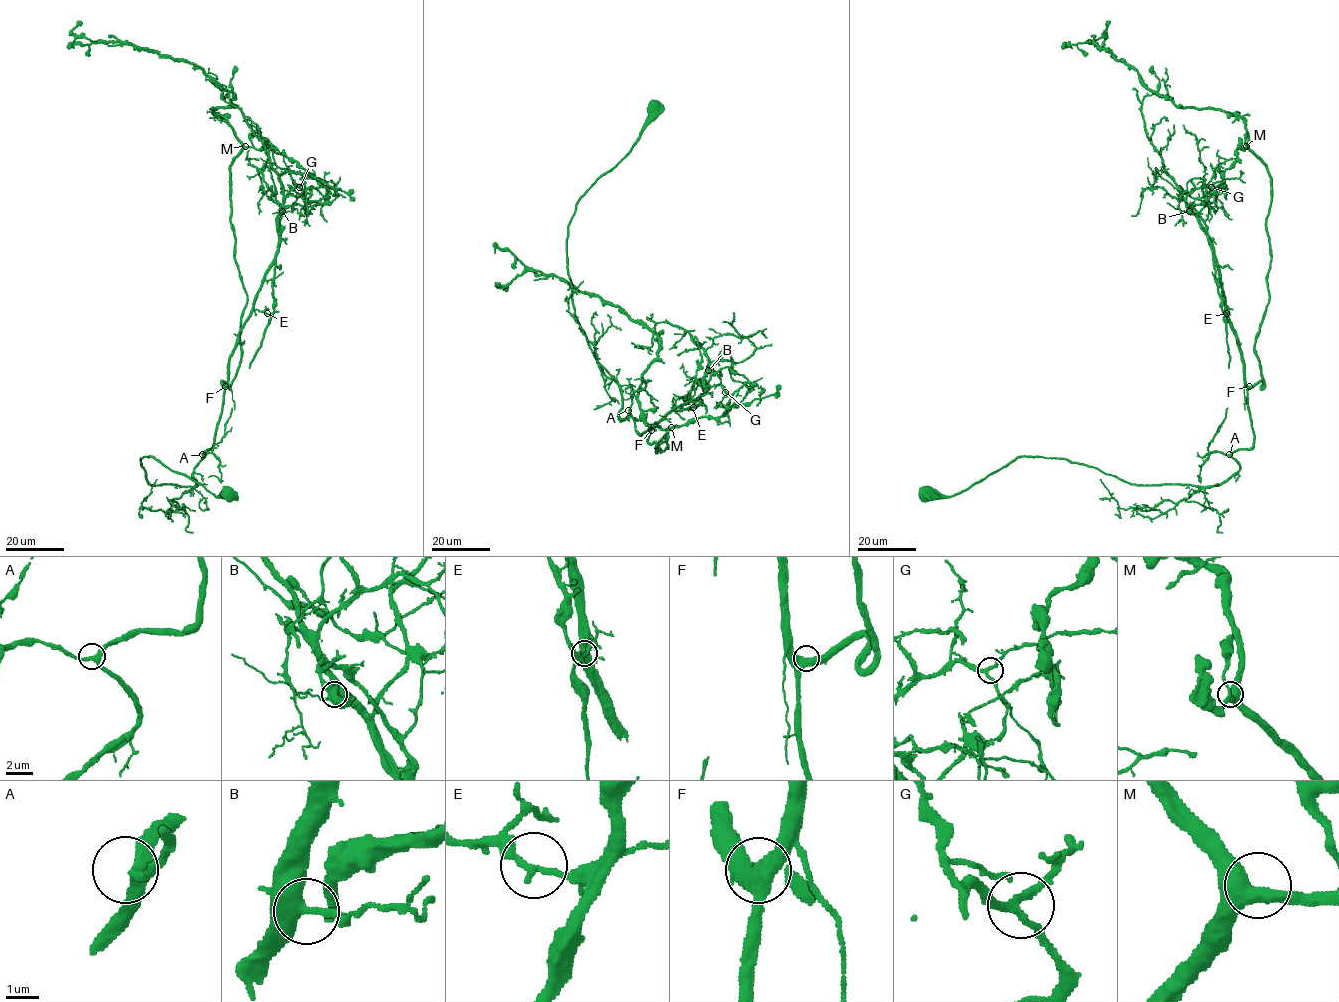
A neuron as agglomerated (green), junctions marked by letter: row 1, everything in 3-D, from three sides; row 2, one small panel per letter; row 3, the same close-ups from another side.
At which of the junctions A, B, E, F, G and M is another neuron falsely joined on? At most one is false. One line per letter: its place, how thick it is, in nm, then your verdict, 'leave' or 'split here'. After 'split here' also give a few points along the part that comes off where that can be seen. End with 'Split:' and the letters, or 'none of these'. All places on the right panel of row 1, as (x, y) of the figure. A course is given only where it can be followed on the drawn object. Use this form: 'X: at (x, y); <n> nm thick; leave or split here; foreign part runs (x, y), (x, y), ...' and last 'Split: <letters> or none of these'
A: at (1229, 454); 320 nm thick; leave
B: at (1189, 211); 400 nm thick; leave
E: at (1226, 313); 200 nm thick; split here; foreign part runs (1226, 313), (1207, 225), (1191, 206), (1186, 206), (1199, 204), (1224, 186), (1226, 198), (1226, 184)
F: at (1249, 386); 500 nm thick; leave
G: at (1211, 187); 200 nm thick; leave
M: at (1246, 146); 500 nm thick; leave
Split: E

